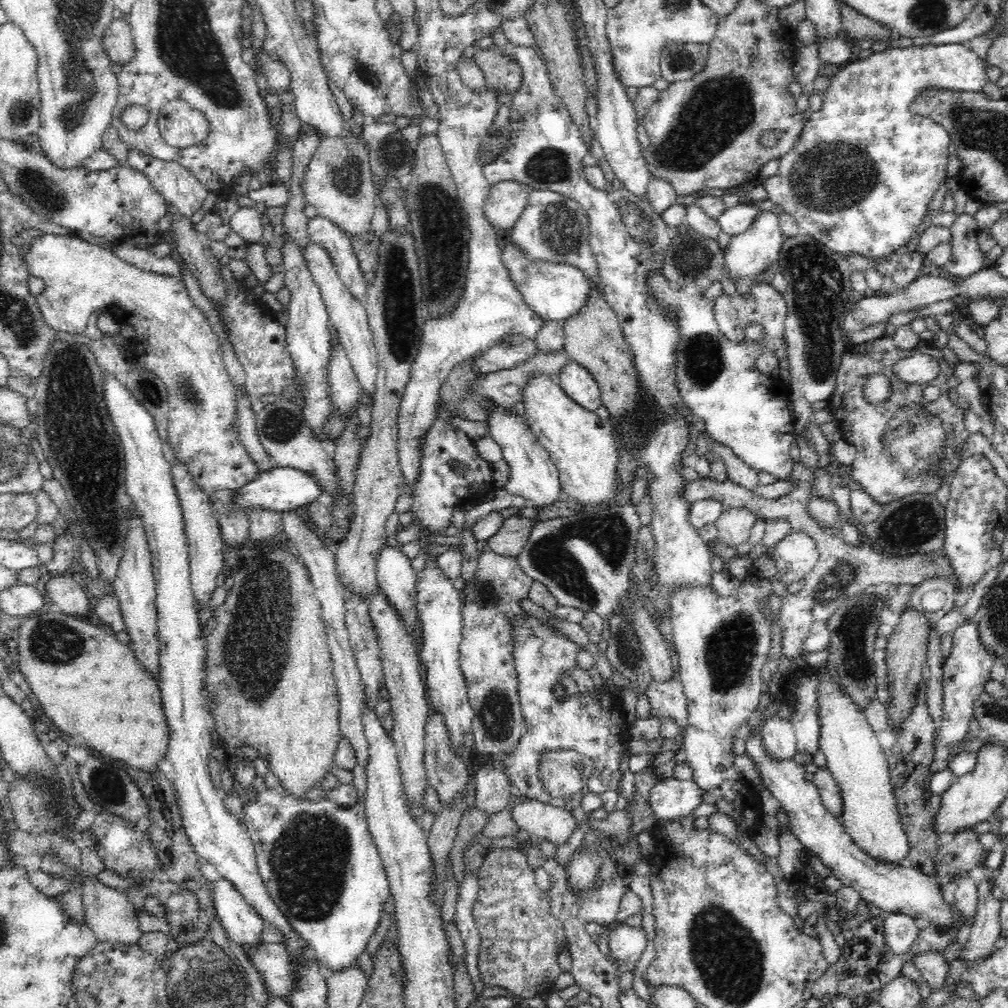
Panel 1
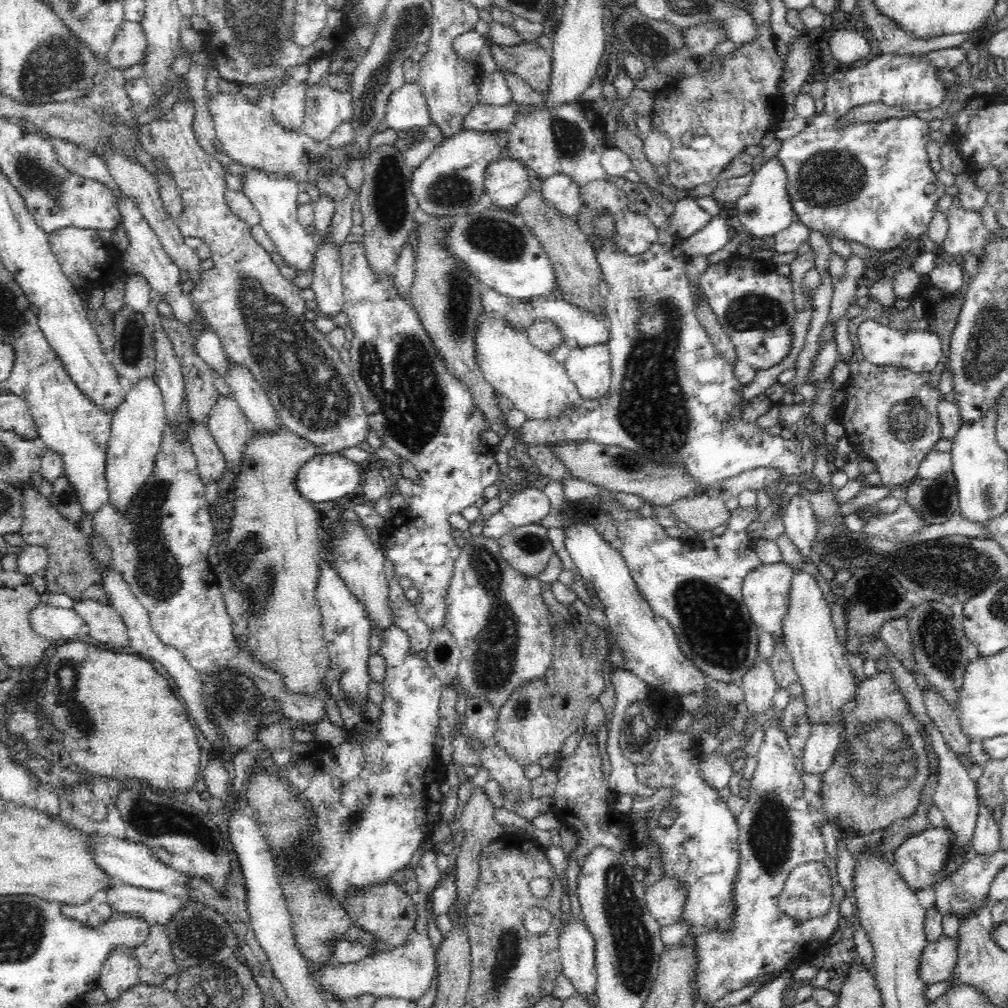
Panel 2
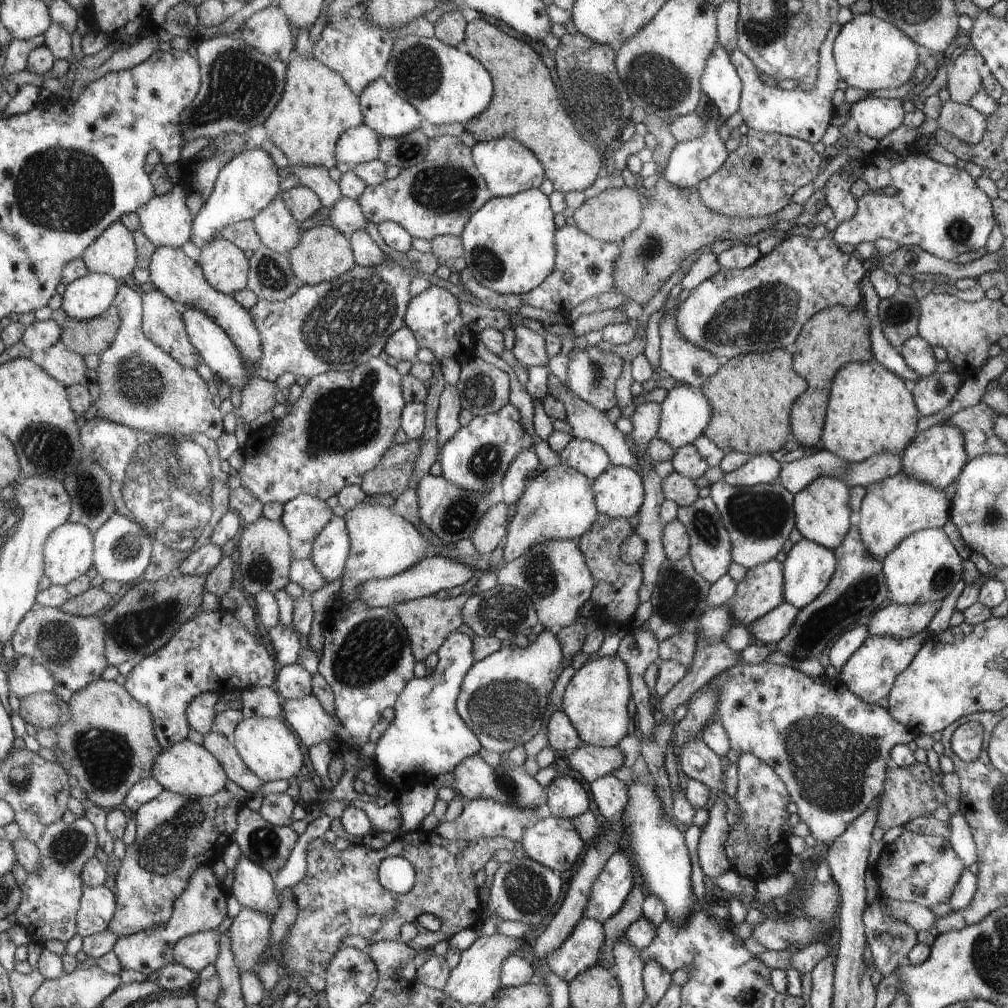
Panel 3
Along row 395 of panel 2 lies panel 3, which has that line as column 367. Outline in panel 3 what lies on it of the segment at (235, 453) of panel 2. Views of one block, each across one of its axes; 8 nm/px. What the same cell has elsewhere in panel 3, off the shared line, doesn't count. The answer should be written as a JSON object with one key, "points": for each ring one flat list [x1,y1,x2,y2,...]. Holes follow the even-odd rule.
{"points":[[343,196,330,208,328,214,330,224,346,236,352,236,354,232,360,232,360,230,366,231,368,220,357,200]]}

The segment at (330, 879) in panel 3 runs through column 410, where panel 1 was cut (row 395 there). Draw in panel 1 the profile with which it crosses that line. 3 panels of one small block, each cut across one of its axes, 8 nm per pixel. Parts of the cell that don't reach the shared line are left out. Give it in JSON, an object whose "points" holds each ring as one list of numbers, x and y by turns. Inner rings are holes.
{"points":[[927,336,922,343,912,350,900,350,894,345,892,337,878,338,851,346,847,350,847,355,841,360,838,372,835,391,828,400,827,407,834,414,834,422,837,424,839,431,842,433,844,441,852,444,855,449,855,459,851,464,850,476,851,480,857,482,860,488,869,494,878,504,884,505,914,494,914,492,924,492,928,494,936,494,936,490,940,488,940,482,944,476,951,478,951,475,958,468,958,464,963,460,958,457,956,452,961,450,963,443,971,436,964,426,964,409,960,409,956,403,952,403,952,399,948,397,948,380,954,376,954,369,951,369,948,362,944,360,942,351,931,344],[918,354,926,354,932,356,939,363,939,374,931,382,926,382,919,386,912,384,904,384,893,373,894,366,904,358,915,356],[876,373,881,373,890,381,891,393,885,400,886,403,872,405,864,399,864,383,866,383],[927,386,938,386,940,388,940,396,935,401,928,401,924,398,924,388]]}

